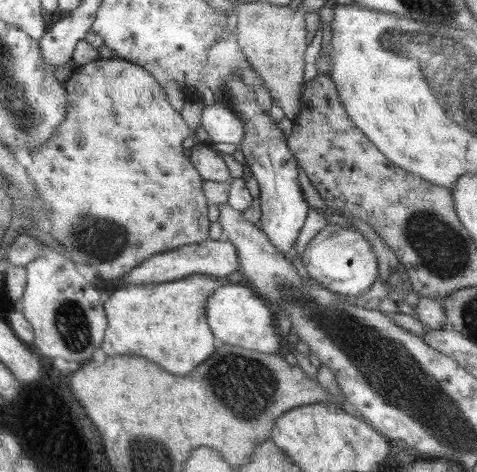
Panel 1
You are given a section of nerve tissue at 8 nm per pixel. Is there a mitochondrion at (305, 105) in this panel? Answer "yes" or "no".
no

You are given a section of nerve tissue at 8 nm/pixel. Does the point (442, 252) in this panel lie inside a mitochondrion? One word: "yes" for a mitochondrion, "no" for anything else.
yes

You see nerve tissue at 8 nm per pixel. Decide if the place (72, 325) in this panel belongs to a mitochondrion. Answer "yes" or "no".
yes

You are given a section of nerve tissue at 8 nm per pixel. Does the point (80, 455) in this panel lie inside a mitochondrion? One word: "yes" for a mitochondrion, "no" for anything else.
no

